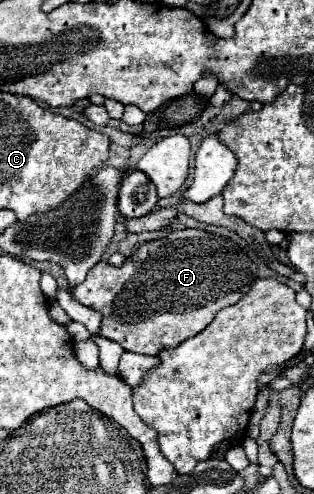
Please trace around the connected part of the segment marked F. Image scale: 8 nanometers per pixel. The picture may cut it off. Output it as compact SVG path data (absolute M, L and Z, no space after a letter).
M184 229L170 231L166 239L138 245L134 255L128 257L120 269L100 261L88 273L84 283L70 287L70 293L82 305L92 307L104 315L100 327L102 337L120 343L132 353L158 355L162 349L178 347L182 341L198 335L212 323L214 315L220 309L240 301L240 297L252 287L252 281L256 281L256 265L236 243L208 231Z

